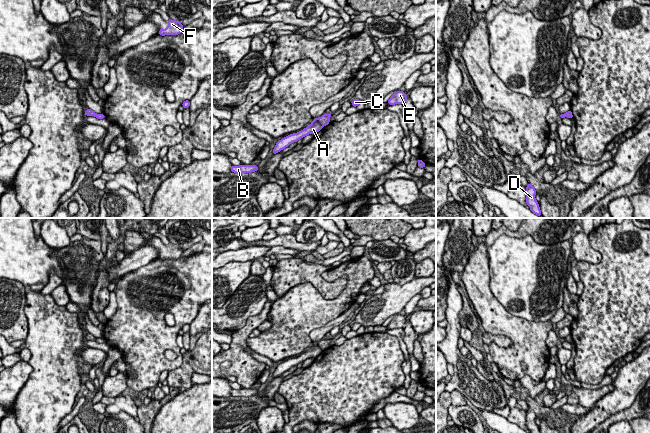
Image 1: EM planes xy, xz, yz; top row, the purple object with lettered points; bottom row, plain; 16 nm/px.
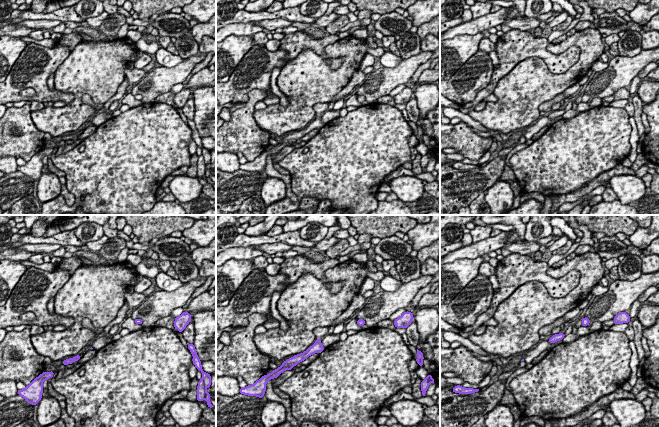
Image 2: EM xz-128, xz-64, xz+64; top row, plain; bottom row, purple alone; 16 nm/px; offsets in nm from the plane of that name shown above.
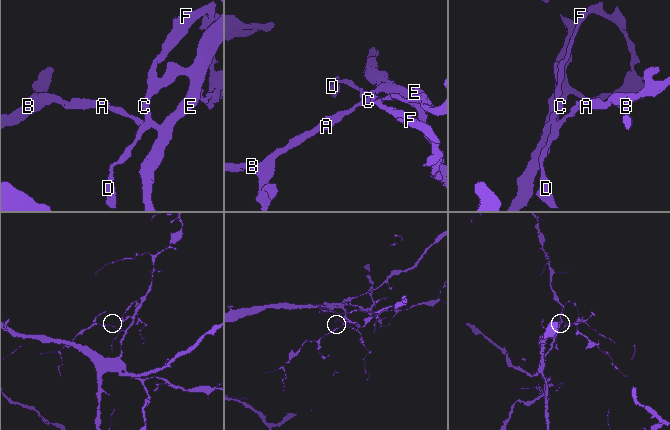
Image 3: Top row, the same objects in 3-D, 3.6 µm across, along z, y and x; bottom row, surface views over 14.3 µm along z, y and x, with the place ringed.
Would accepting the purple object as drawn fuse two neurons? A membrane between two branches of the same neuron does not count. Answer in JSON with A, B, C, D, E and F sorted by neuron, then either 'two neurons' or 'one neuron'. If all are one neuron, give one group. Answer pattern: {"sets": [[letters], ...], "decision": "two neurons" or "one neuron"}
{"sets": [["A", "B"], ["C", "D", "E", "F"]], "decision": "two neurons"}

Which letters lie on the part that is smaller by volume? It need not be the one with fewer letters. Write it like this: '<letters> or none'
A, B

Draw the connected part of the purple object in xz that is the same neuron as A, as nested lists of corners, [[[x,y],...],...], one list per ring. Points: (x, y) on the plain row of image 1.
[[[318,342],[313,343],[312,347],[301,354],[298,357],[290,358],[287,361],[282,362],[278,366],[276,366],[276,370],[273,373],[273,378],[278,377],[284,372],[288,371],[293,366],[298,366],[299,363],[305,361],[308,358],[316,358],[318,355],[322,353],[322,349],[318,346]]]

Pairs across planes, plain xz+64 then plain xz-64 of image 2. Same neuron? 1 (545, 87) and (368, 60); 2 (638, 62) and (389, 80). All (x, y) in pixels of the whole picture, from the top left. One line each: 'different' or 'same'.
1: different
2: same

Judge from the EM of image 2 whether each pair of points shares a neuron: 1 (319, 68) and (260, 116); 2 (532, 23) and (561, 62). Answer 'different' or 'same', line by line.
1: same
2: different

